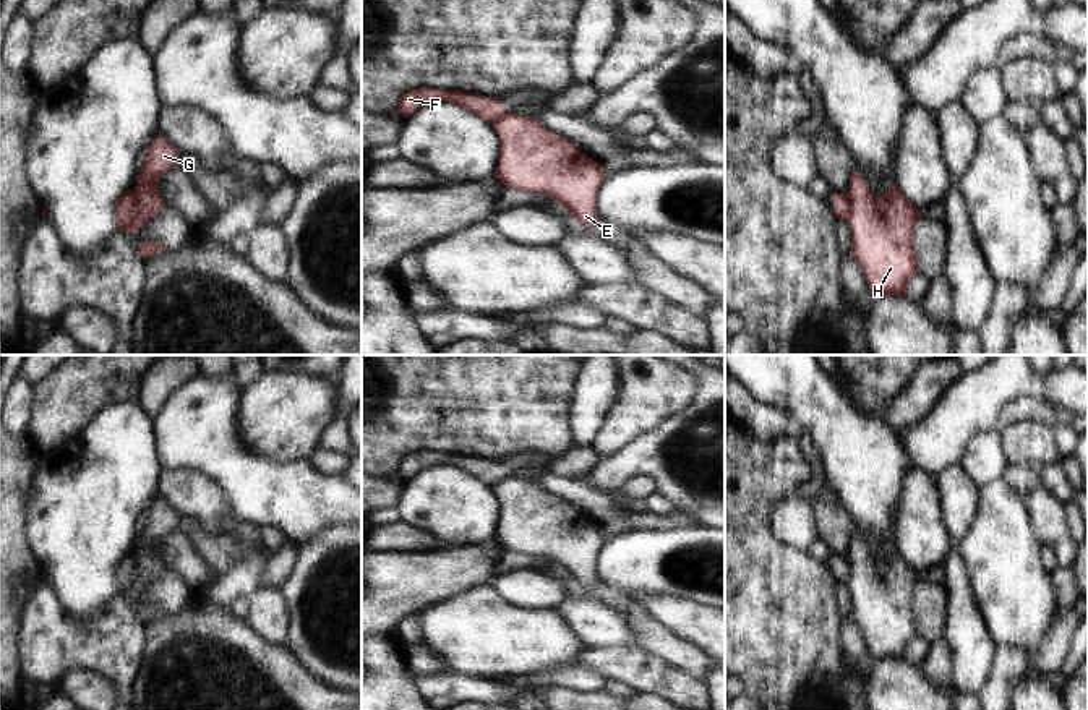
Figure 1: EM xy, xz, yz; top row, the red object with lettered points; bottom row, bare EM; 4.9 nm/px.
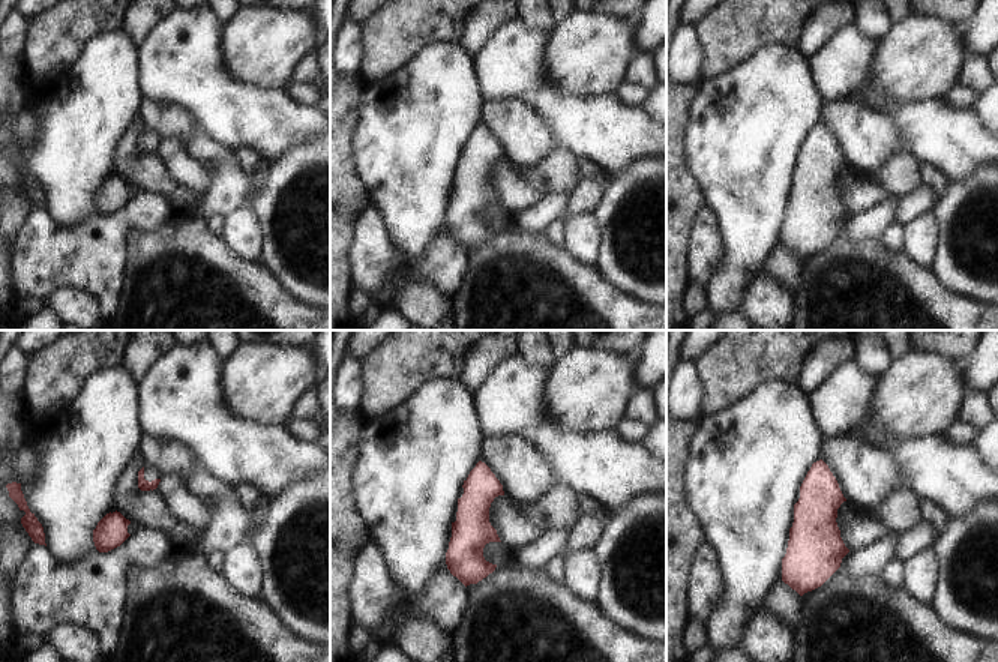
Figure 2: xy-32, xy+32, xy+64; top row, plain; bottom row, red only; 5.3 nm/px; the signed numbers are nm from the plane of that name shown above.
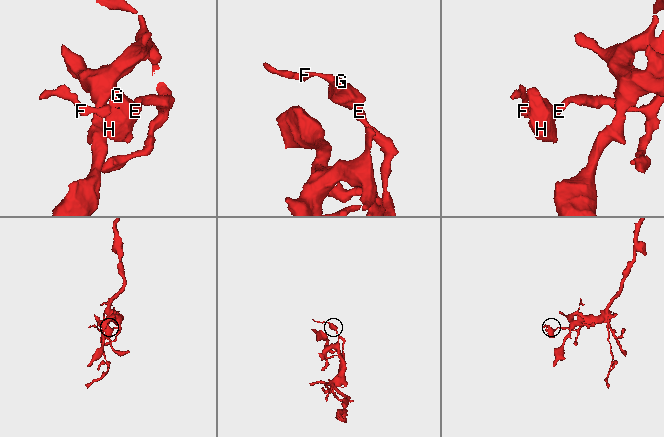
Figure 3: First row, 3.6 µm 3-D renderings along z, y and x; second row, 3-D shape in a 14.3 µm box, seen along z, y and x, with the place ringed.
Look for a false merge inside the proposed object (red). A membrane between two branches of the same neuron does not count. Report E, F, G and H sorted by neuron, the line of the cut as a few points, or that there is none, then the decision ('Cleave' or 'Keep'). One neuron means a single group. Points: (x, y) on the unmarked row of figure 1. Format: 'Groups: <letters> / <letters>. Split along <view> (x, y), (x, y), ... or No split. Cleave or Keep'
Groups: E G H / F. Split along xy (133, 553), (137, 576), (127, 594). Cleave.

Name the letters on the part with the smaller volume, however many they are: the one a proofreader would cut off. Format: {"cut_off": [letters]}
{"cut_off": ["F"]}

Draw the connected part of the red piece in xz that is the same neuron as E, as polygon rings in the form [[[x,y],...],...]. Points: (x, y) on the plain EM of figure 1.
[[[506,477],[493,485],[493,491],[499,498],[499,525],[493,540],[501,548],[548,559],[566,571],[582,590],[598,585],[597,554],[605,545],[605,538],[602,537],[603,530],[597,524],[530,480]]]

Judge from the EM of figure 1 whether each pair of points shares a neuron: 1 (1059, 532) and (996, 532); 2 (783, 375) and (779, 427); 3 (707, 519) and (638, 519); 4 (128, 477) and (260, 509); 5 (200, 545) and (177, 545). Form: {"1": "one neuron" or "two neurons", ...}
{"1": "two neurons", "2": "two neurons", "3": "two neurons", "4": "two neurons", "5": "two neurons"}

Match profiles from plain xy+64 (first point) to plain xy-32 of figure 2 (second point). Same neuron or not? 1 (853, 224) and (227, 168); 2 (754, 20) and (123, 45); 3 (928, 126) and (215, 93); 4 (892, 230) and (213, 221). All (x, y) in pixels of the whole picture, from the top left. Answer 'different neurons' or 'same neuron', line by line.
1: same neuron
2: different neurons
3: same neuron
4: same neuron

